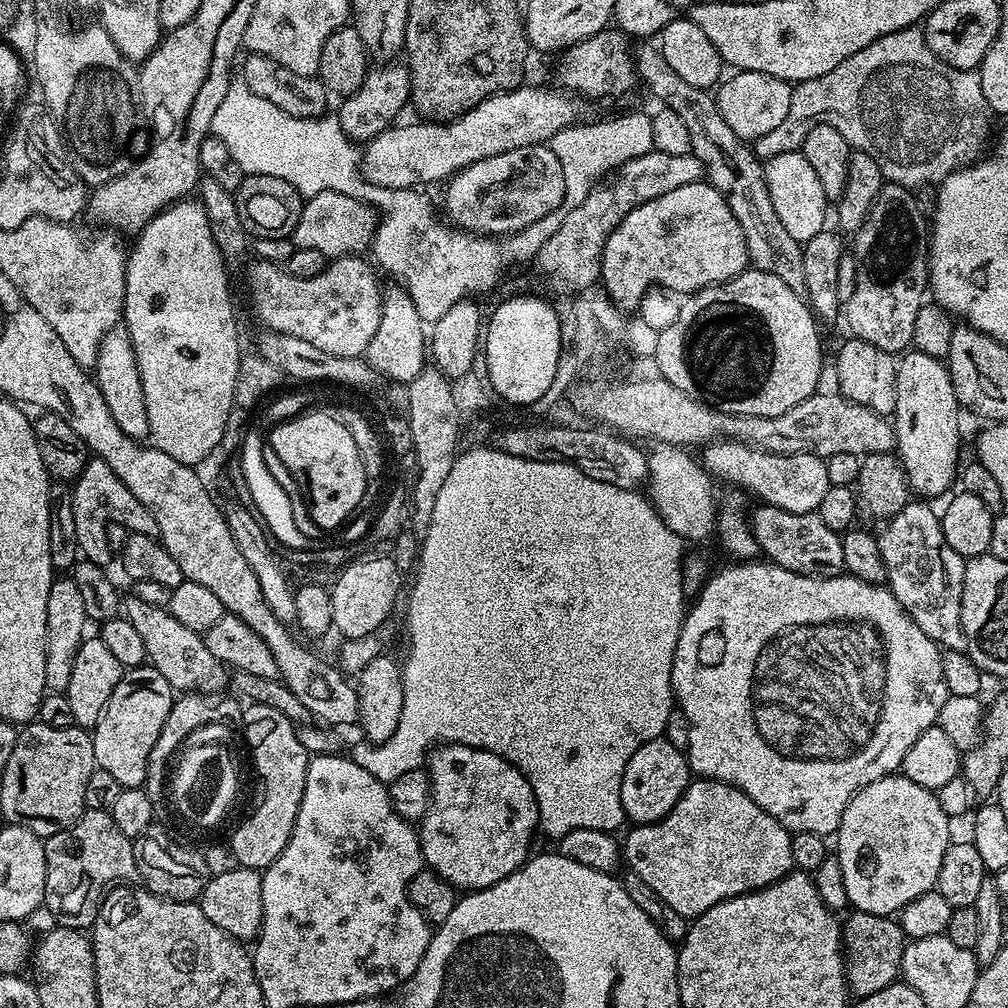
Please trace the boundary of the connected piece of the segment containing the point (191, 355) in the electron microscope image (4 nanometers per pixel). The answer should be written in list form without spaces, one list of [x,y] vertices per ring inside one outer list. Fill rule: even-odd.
[[[185,198],[176,201],[175,204],[164,208],[149,224],[135,237],[136,245],[130,248],[126,256],[124,270],[124,310],[122,313],[123,323],[128,330],[128,337],[134,346],[134,354],[138,362],[138,370],[142,378],[142,394],[146,394],[146,414],[150,422],[150,440],[155,447],[160,448],[170,458],[177,462],[203,465],[208,455],[222,442],[224,431],[230,426],[228,420],[234,413],[234,382],[238,378],[238,366],[242,349],[240,349],[240,332],[236,329],[236,312],[232,309],[232,292],[228,289],[228,268],[224,265],[225,253],[214,242],[214,234],[210,228],[210,222],[206,216],[206,210],[200,205],[199,199]]]

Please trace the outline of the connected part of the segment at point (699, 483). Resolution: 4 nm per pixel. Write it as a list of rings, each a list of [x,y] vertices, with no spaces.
[[[678,444],[651,445],[647,453],[648,478],[646,481],[647,499],[651,500],[656,513],[674,530],[674,534],[692,540],[704,540],[716,531],[718,504],[712,501],[713,477],[708,475],[703,465],[696,461]]]

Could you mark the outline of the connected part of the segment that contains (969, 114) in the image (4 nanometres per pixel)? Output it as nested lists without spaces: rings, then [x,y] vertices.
[[[915,26],[880,36],[876,41],[870,42],[864,49],[859,50],[858,53],[852,54],[850,58],[846,58],[844,62],[839,63],[830,73],[818,78],[810,78],[809,81],[797,83],[793,87],[792,97],[790,98],[790,114],[786,114],[786,119],[775,130],[770,130],[770,134],[762,134],[762,138],[755,140],[754,151],[764,162],[778,154],[801,151],[804,139],[810,130],[814,130],[819,124],[829,124],[837,128],[838,133],[842,134],[842,137],[855,151],[865,152],[870,158],[874,158],[874,162],[880,167],[885,181],[901,184],[904,188],[917,190],[925,186],[939,186],[956,169],[974,164],[981,159],[982,153],[985,151],[984,143],[988,140],[988,116],[990,117],[990,107],[986,97],[982,95],[982,82],[980,81],[979,71],[958,70],[957,68],[951,68],[946,62],[942,62],[930,50],[923,31]]]

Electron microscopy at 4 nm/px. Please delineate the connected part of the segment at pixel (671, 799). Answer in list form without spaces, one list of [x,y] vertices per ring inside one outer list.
[[[666,739],[651,740],[638,750],[634,750],[634,758],[626,762],[626,770],[622,774],[622,806],[624,815],[633,825],[652,824],[661,820],[672,811],[673,806],[682,798],[690,783],[688,758]]]

